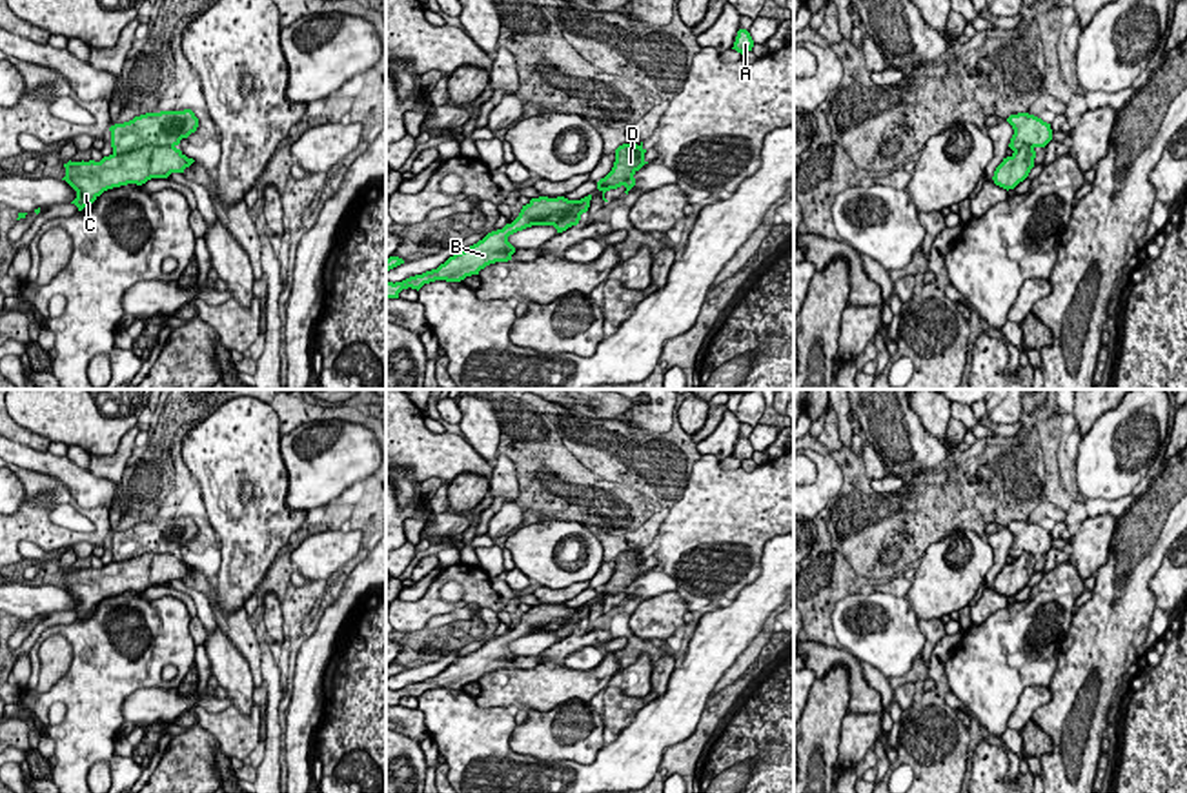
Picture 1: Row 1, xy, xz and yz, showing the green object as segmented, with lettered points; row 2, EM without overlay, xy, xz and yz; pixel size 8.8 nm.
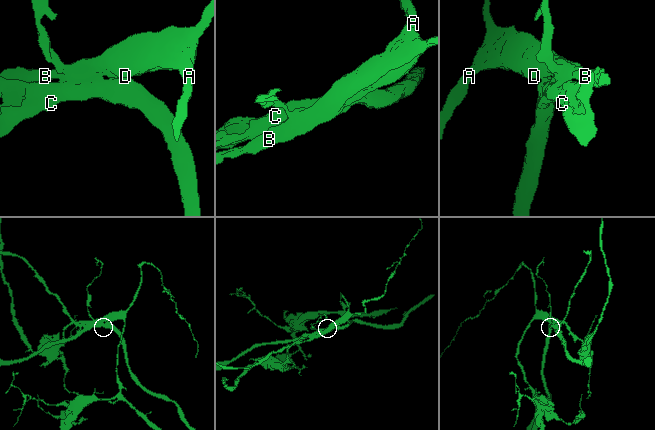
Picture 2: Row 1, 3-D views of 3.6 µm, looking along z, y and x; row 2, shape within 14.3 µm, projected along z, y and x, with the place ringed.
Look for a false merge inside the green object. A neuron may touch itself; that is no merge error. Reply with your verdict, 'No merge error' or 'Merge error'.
No merge error

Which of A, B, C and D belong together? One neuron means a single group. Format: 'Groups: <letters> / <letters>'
Groups: A B C D

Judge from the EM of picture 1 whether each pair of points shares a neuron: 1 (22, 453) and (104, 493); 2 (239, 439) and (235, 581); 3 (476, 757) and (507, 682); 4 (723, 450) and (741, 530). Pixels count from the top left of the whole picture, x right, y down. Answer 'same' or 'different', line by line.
1: same
2: same
3: different
4: different

